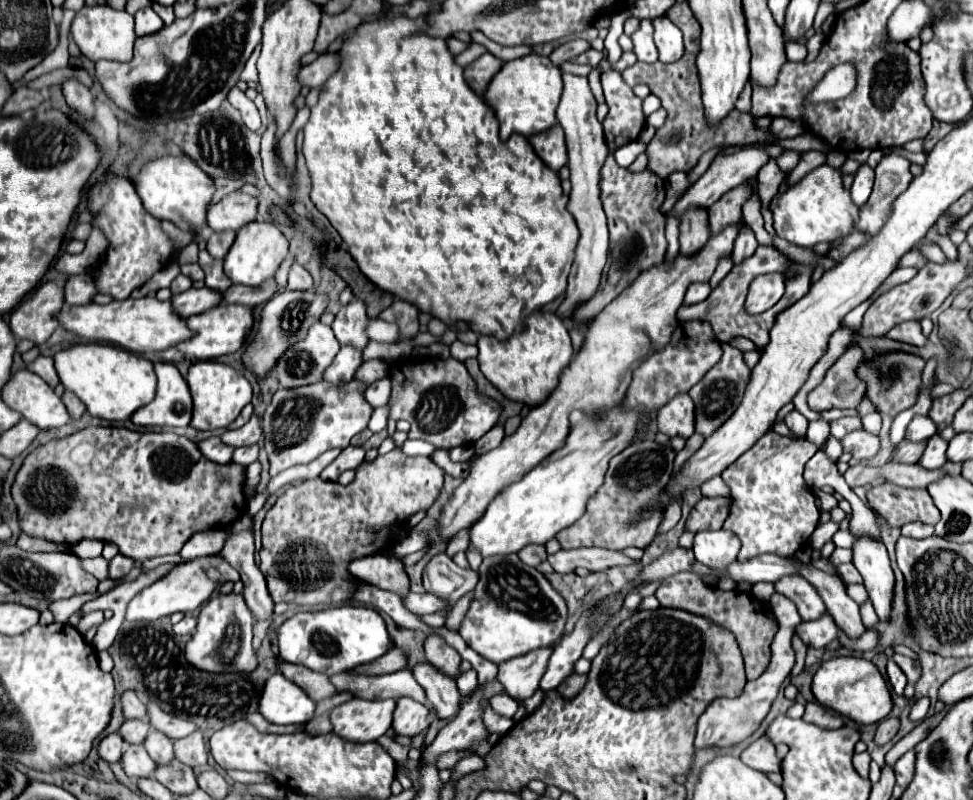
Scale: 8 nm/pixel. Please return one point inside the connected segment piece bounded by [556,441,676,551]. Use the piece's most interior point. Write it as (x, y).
(635, 478)

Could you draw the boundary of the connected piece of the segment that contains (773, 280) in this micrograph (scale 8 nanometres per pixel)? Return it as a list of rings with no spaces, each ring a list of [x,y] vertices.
[[[766,273],[756,277],[750,283],[748,299],[746,299],[746,311],[748,313],[764,313],[772,305],[778,303],[778,299],[784,293],[784,277],[780,273]]]

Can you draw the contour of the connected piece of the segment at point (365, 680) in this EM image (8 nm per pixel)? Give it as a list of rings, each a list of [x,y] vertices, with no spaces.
[[[402,669],[388,675],[368,677],[358,673],[342,672],[330,677],[338,691],[348,691],[360,699],[398,699],[410,697],[414,701],[426,703],[424,689],[414,681],[410,669]]]

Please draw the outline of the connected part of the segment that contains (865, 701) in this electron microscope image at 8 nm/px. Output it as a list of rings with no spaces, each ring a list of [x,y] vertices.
[[[832,657],[824,661],[814,675],[812,693],[820,705],[830,707],[860,725],[880,723],[892,711],[892,697],[884,677],[876,669],[876,665],[864,657]]]

